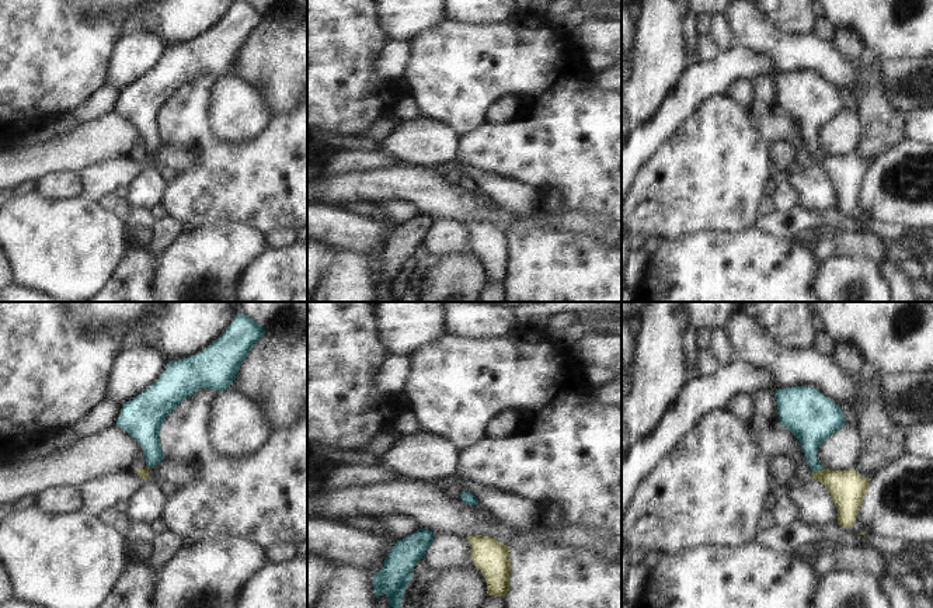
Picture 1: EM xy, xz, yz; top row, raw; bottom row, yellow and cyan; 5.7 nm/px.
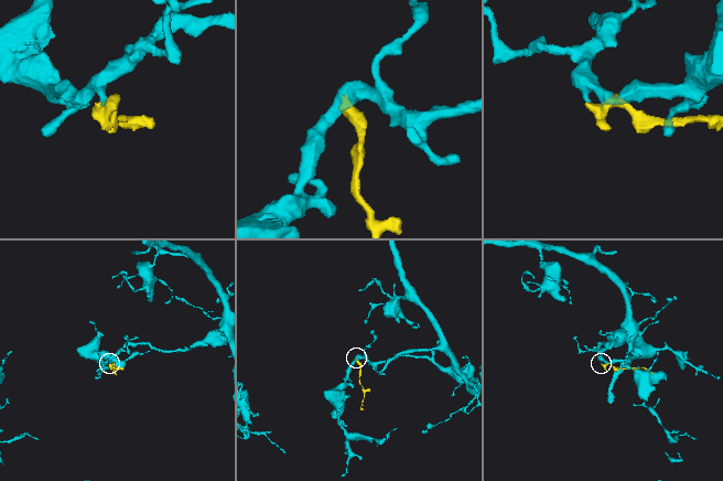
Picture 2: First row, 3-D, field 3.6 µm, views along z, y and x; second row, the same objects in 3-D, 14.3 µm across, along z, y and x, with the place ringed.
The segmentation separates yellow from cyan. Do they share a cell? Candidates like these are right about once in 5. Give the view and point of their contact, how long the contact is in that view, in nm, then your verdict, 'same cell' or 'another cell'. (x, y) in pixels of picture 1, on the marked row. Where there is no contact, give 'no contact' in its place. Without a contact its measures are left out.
yz (818, 472) | 70 nm | another cell

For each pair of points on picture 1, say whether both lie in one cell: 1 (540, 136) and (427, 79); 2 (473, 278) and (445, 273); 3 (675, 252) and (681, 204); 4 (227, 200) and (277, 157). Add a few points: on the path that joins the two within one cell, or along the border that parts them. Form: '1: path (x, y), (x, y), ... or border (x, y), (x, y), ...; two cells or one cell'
1: path (512, 134), (486, 134), (455, 103); one cell
2: path (466, 278), (452, 278); one cell
3: border (709, 230), (697, 230), (662, 240); two cells
4: path (240, 187), (244, 183), (251, 183), (264, 170); one cell

